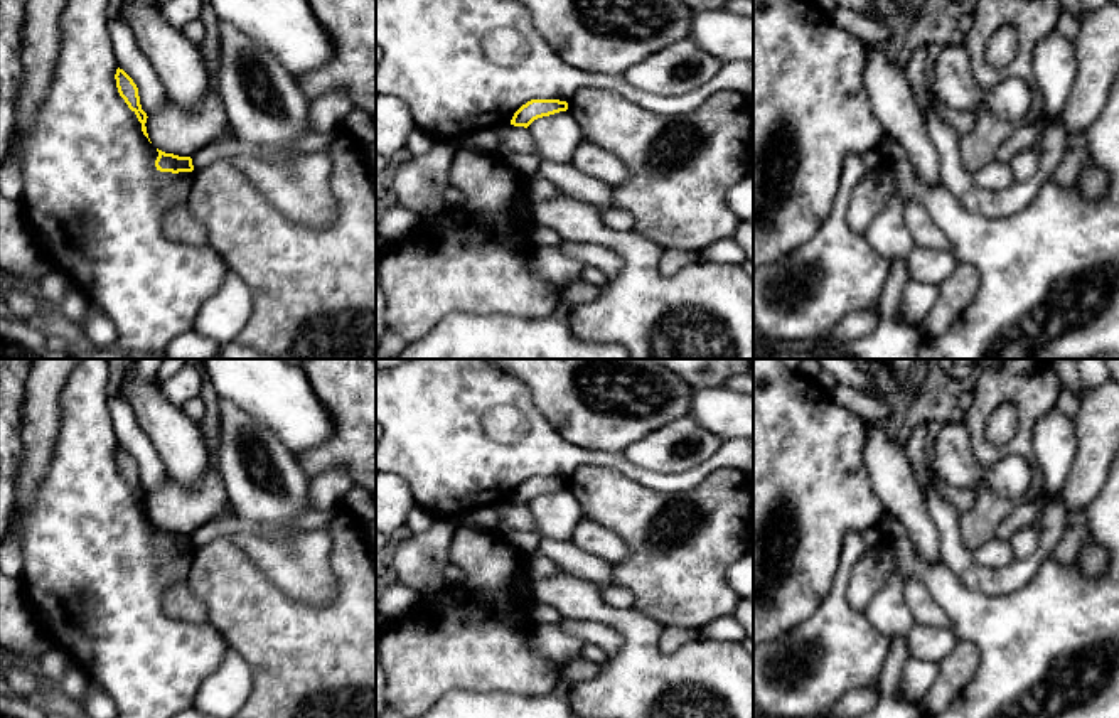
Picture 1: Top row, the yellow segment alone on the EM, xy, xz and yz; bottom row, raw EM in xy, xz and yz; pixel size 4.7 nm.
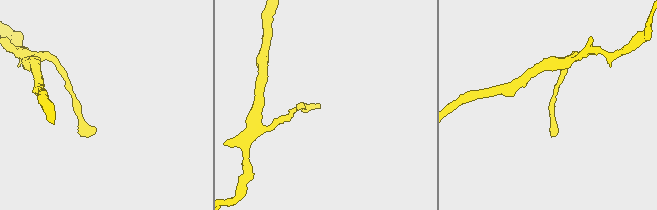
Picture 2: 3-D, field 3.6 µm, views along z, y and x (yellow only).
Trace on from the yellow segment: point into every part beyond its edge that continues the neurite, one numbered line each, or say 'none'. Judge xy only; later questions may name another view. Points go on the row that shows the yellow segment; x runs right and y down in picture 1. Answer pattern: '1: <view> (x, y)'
none

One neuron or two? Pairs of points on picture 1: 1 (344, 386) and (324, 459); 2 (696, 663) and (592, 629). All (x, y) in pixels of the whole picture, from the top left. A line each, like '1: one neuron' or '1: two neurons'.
1: one neuron
2: two neurons

